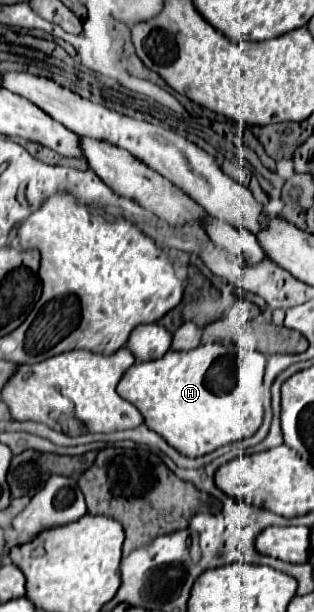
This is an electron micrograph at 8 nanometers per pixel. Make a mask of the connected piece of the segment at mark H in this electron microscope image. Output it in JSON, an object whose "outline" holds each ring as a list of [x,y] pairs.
{"outline":[[[212,343],[212,345],[200,345],[192,351],[168,351],[164,357],[156,359],[156,361],[146,361],[146,363],[134,363],[120,379],[116,391],[122,399],[130,401],[144,417],[144,425],[150,425],[150,429],[154,429],[160,437],[166,437],[166,443],[174,445],[174,449],[178,449],[182,455],[186,457],[202,457],[222,445],[228,443],[236,443],[242,441],[246,437],[250,437],[252,433],[258,431],[260,423],[262,423],[262,415],[264,415],[264,407],[260,401],[260,387],[262,387],[262,377],[264,377],[264,367],[266,367],[266,357],[258,351],[244,351],[238,345],[220,345],[220,343]]]}

